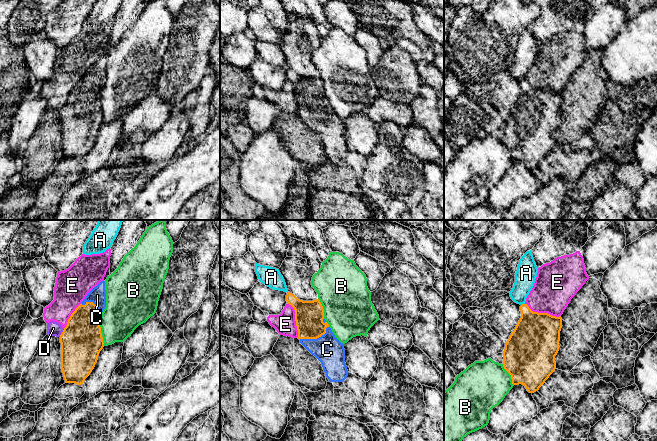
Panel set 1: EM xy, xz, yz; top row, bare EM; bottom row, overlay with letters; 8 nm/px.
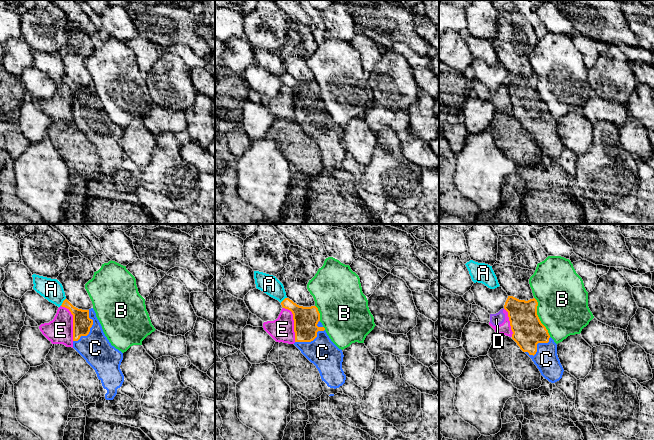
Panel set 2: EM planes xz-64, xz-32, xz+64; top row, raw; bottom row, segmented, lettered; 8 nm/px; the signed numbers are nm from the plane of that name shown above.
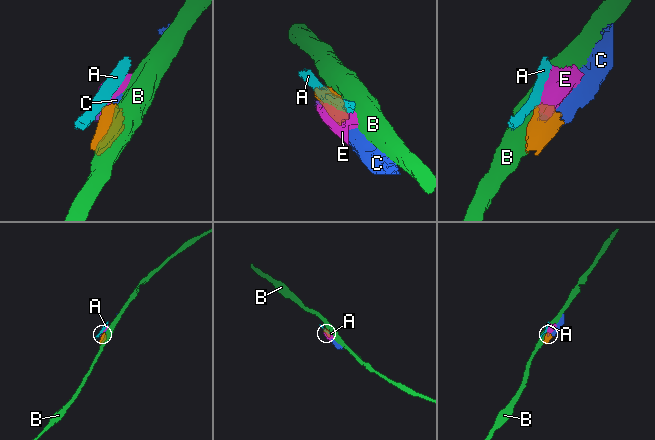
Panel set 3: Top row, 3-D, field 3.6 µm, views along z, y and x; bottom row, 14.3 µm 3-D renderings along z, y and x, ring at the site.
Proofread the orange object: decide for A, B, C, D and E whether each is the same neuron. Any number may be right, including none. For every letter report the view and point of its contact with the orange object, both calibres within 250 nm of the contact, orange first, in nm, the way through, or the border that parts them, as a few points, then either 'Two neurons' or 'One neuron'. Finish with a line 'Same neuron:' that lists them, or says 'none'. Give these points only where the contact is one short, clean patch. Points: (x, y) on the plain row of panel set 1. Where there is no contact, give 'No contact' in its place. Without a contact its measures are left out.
A: Touches orange at yz (522, 80). Thickness 320 nm (orange) against 170 nm. Boundary: yz (524, 79), (521, 81). Two neurons
B: Touches orange at xy (100, 107). Thickness 340 nm (orange) against 320 nm. Two neurons
C: Touches orange at xz (315, 114). Thickness 240 nm (orange) against 220 nm. One neuron
D: Touches orange at xy (62, 109). Thickness 340 nm (orange) against 110 nm. Boundary: xy (64, 105), (59, 112). Two neurons
E: Touches orange at yz (543, 89). Thickness 380 nm (orange) against 340 nm. Boundary: yz (525, 79), (533, 87), (547, 88), (560, 92). Two neurons
Same neuron: C

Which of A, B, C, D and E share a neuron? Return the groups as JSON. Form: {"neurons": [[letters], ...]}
{"neurons": [["A"], ["B"], ["C"], ["D", "E"]]}

